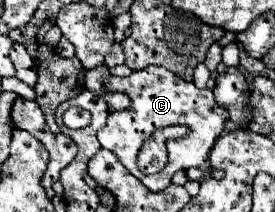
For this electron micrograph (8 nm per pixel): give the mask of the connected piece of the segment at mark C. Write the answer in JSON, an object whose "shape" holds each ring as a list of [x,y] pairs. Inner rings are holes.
{"shape":[[[147,66],[143,70],[133,72],[127,78],[109,78],[109,88],[111,90],[119,90],[119,88],[127,88],[129,96],[131,96],[131,106],[129,110],[123,112],[109,112],[107,124],[105,128],[97,134],[99,142],[103,148],[111,150],[117,154],[117,158],[121,160],[121,164],[133,174],[137,176],[149,190],[153,192],[161,192],[171,184],[171,178],[177,170],[189,170],[193,166],[203,166],[209,150],[213,148],[215,140],[221,136],[223,132],[223,124],[225,124],[225,108],[221,108],[215,98],[213,92],[209,88],[197,88],[193,82],[187,82],[183,78],[177,78],[173,72],[159,68],[159,66]],[[173,124],[185,124],[191,128],[191,134],[179,140],[167,140],[167,152],[169,152],[169,162],[165,166],[165,170],[161,170],[159,174],[143,174],[137,166],[137,156],[141,146],[145,144],[145,140],[151,138],[151,134],[157,128],[165,128],[165,126],[173,126]]]}

